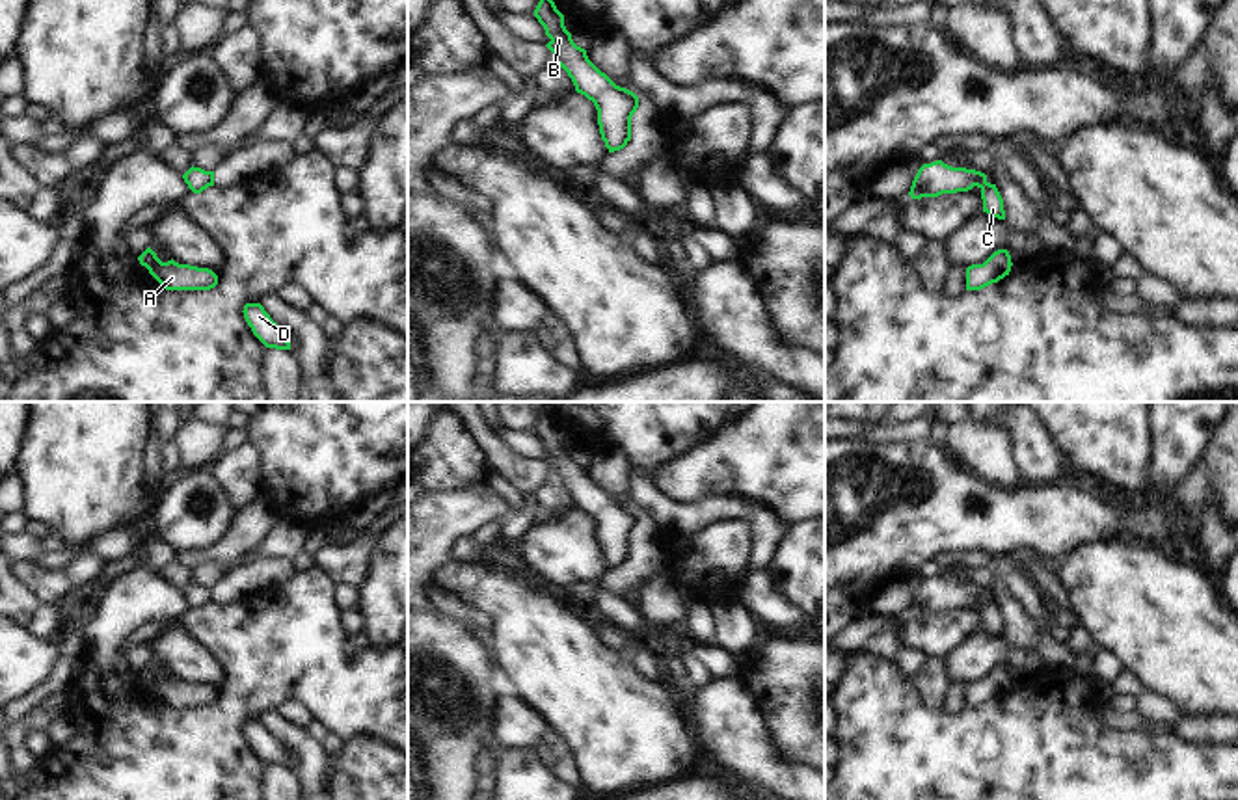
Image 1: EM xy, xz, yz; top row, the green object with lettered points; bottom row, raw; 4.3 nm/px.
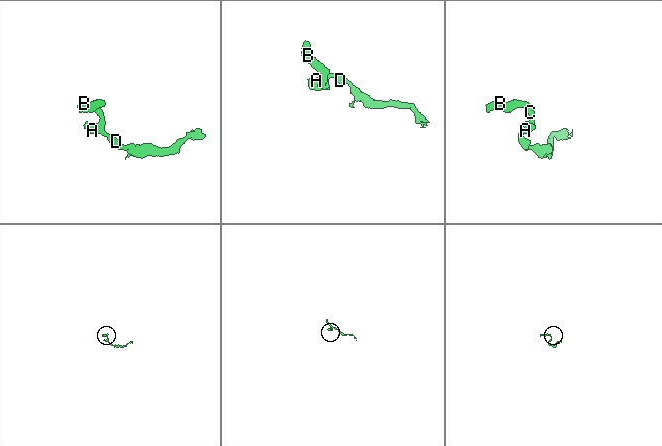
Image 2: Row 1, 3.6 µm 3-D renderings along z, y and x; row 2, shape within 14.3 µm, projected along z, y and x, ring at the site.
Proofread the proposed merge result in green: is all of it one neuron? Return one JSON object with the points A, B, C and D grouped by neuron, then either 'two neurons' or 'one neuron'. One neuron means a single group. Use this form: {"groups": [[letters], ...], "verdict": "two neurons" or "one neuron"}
{"groups": [["A", "B", "C", "D"]], "verdict": "one neuron"}

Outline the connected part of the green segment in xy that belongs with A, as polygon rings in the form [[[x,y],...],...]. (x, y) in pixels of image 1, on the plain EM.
[[[151,664],[138,677],[166,707],[210,707],[218,701],[212,687],[179,681],[173,675],[162,679]]]

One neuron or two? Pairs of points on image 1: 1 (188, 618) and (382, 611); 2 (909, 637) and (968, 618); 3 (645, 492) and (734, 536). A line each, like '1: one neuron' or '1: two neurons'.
1: two neurons
2: one neuron
3: two neurons

